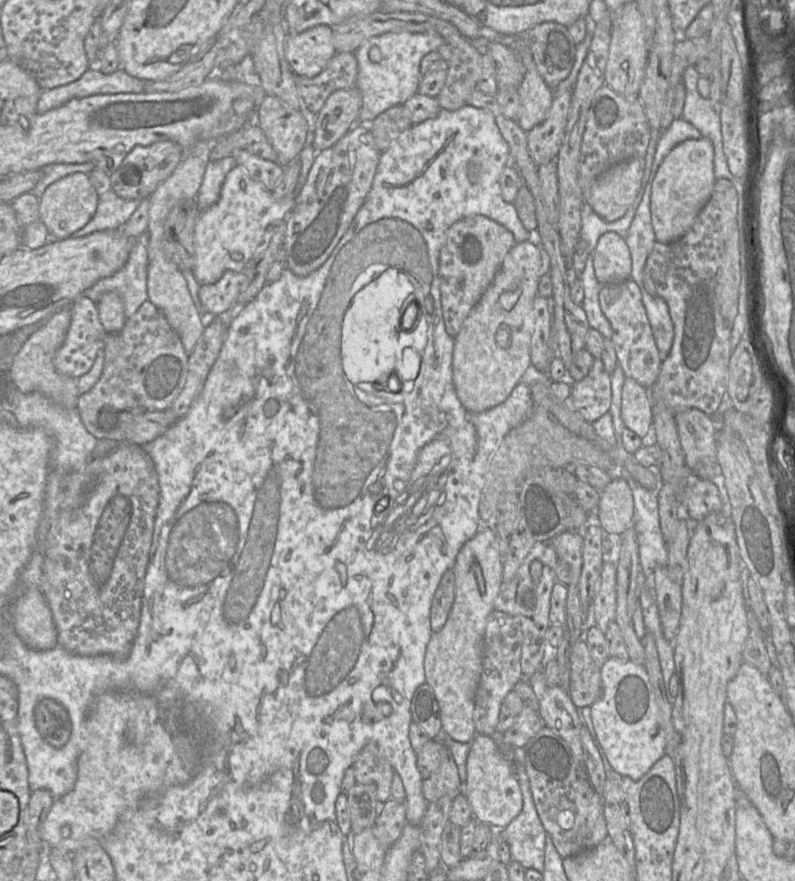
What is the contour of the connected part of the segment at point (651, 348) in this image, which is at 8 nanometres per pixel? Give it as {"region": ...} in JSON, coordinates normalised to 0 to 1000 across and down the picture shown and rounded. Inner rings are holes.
{"region":[[[794,317],[758,323],[753,331],[753,345],[771,375],[767,386],[774,395],[777,415],[782,418],[787,429],[794,429],[810,440],[818,442],[828,428],[833,410],[803,323]]]}

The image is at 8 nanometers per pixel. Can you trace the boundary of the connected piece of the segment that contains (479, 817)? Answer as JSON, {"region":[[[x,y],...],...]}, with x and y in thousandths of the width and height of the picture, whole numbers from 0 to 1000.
{"region":[[[599,834],[591,843],[586,864],[586,885],[580,889],[595,928],[618,940],[635,940],[655,922],[658,906],[644,867],[633,857],[624,842],[614,835]]]}

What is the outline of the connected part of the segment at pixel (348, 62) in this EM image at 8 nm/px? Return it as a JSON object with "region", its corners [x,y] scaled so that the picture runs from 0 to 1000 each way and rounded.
{"region":[[[442,59],[423,60],[408,79],[394,89],[371,86],[382,119],[399,129],[421,103],[448,100],[450,73]]]}

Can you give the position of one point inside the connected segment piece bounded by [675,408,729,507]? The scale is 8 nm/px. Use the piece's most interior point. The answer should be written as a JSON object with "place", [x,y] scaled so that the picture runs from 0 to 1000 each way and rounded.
{"place":[875,488]}

